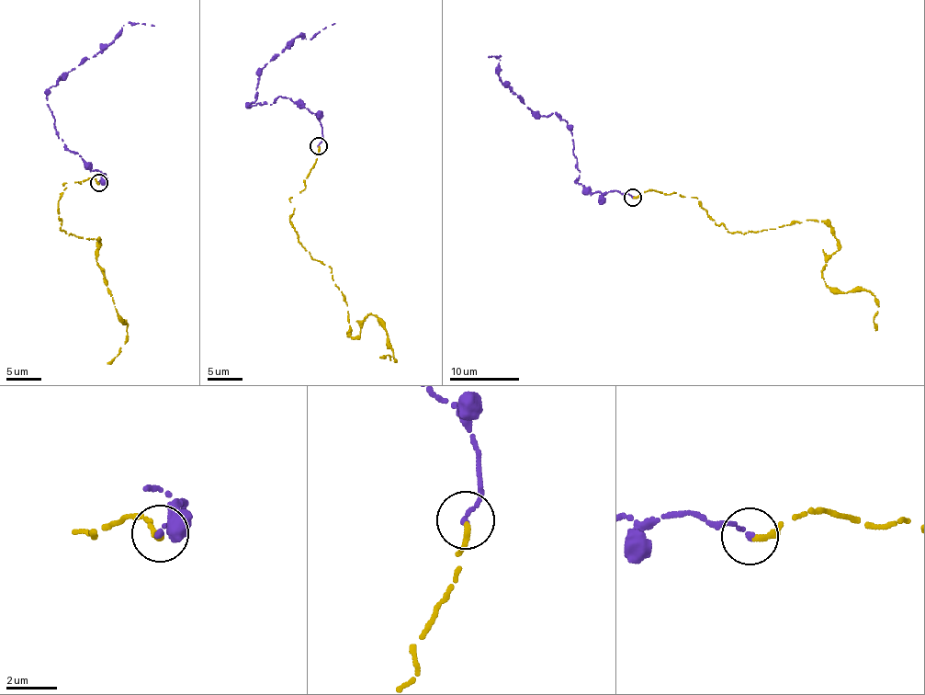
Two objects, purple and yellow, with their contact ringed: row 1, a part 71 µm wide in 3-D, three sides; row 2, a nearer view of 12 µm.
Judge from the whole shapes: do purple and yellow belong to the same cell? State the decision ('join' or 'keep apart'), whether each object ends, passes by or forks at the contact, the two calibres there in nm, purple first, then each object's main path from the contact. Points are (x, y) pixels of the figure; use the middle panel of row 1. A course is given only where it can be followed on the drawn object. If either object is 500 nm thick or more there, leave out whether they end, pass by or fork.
join; purple ends there; yellow ends there; 190 nm thick on the purple side, 240 nm on the other; purple runs (318, 145), (319, 119), (291, 99), (248, 107), (260, 70), (299, 35), (310, 39), (334, 23); yellow runs (318, 147), (289, 201), (290, 224), (331, 268), (352, 337), (366, 315), (386, 330), (395, 358), (380, 358)

